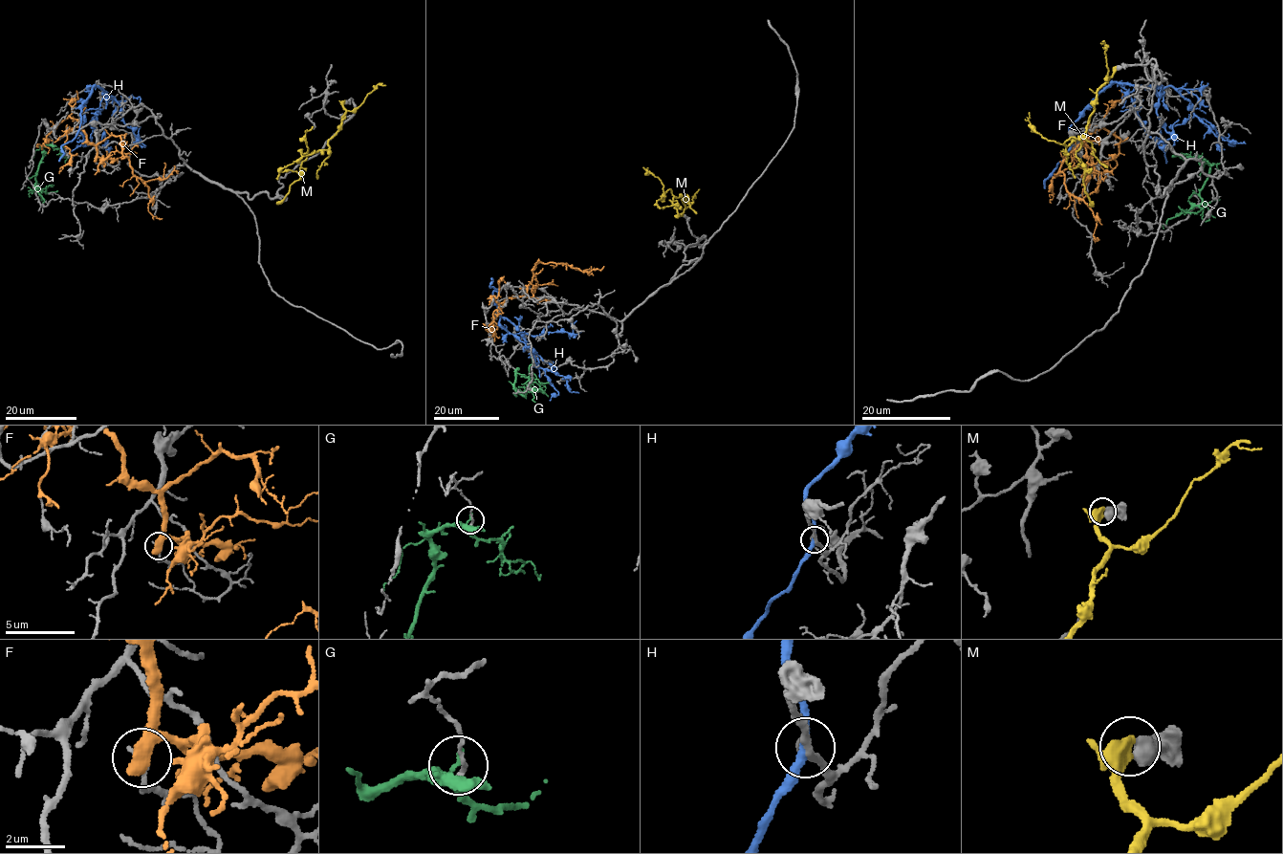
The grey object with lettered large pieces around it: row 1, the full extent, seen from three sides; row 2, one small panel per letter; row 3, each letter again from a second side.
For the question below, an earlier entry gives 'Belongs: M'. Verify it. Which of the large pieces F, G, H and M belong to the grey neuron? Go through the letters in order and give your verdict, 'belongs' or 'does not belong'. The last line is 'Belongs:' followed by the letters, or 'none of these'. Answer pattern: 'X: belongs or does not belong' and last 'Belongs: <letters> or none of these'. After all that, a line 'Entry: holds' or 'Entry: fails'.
F: does not belong
G: does not belong
H: does not belong
M: belongs
Belongs: M
Entry: holds

